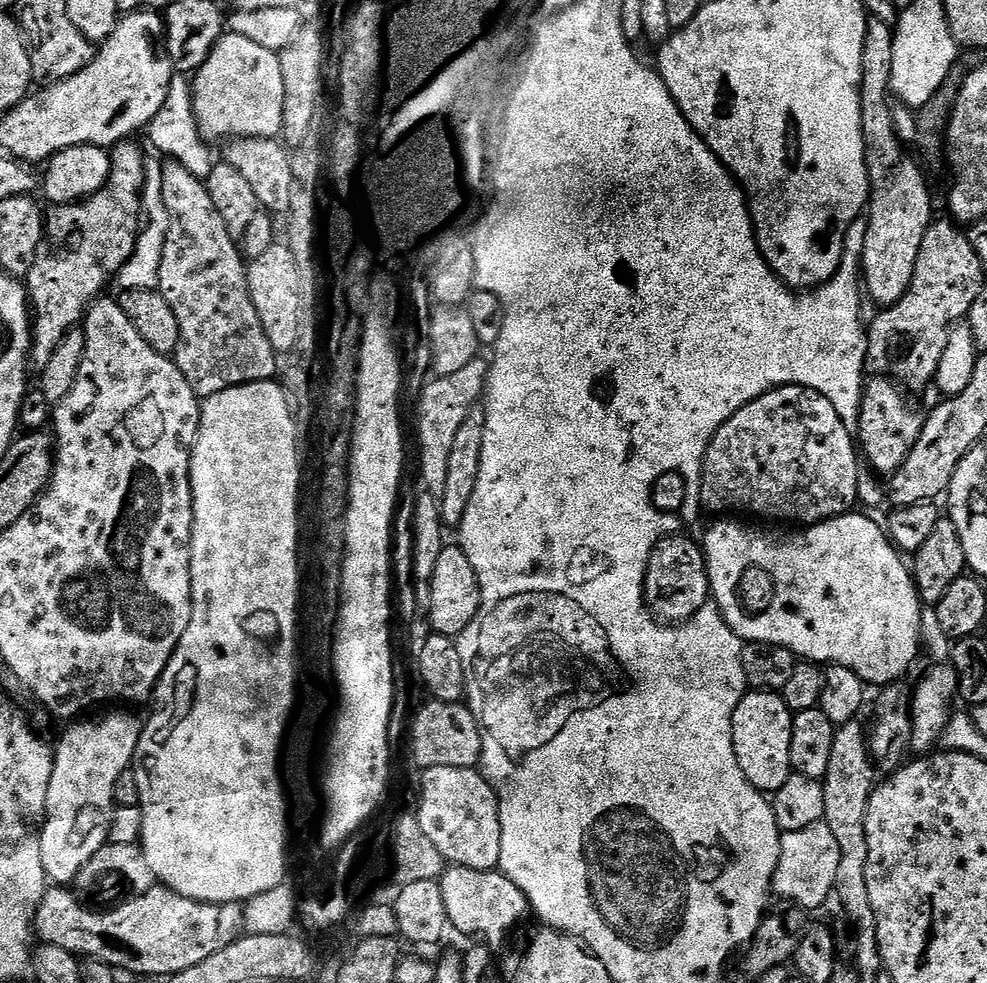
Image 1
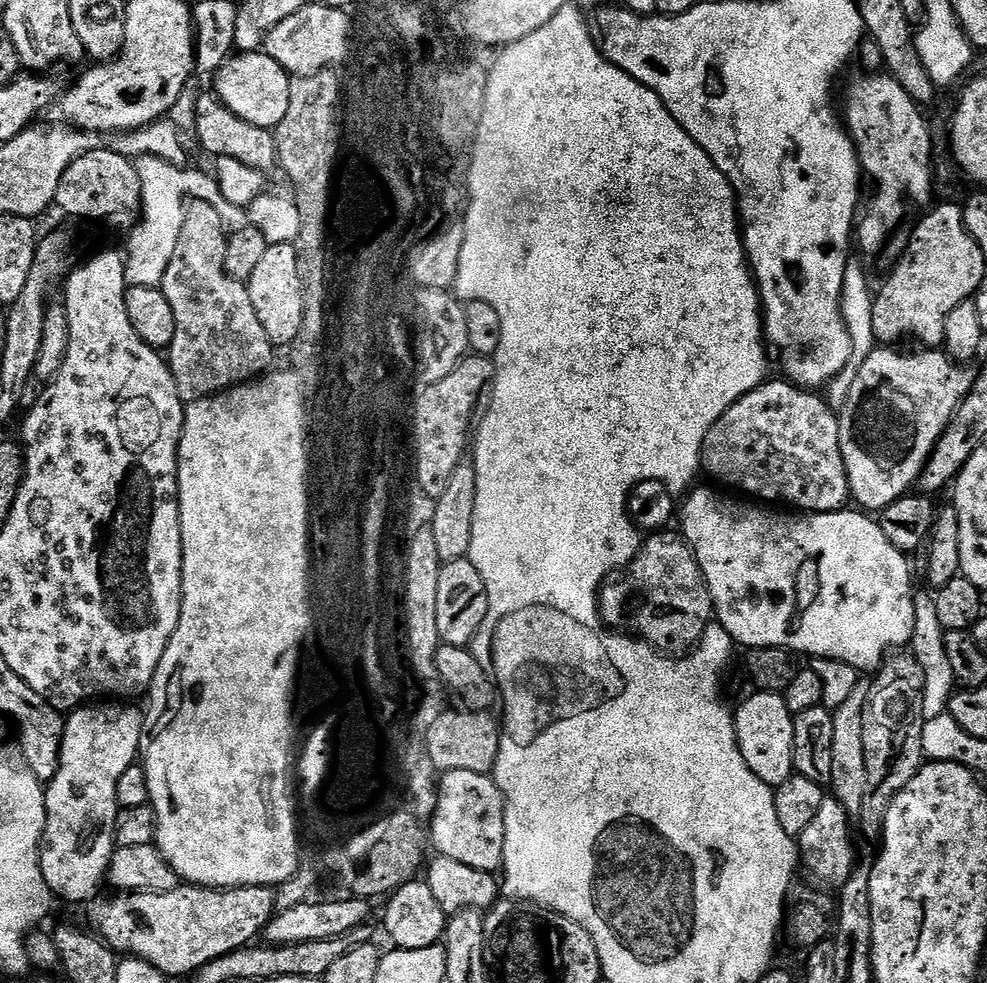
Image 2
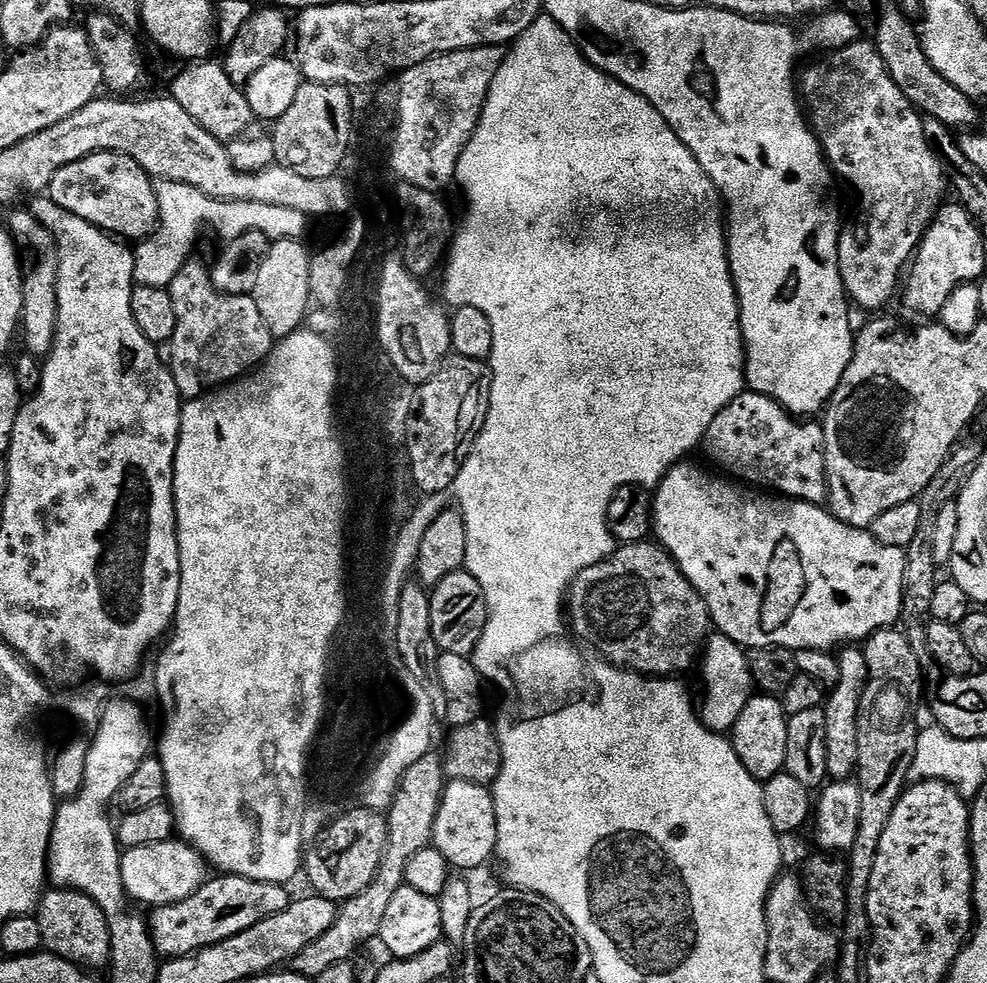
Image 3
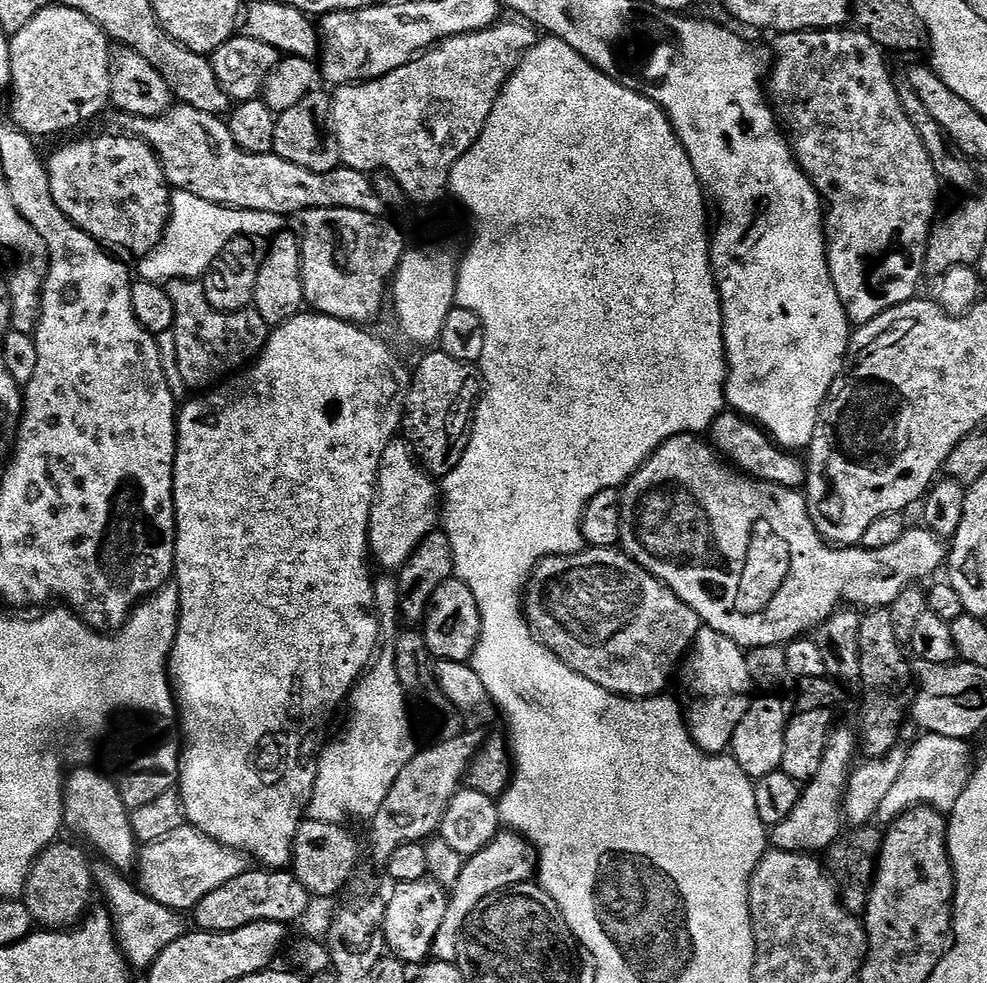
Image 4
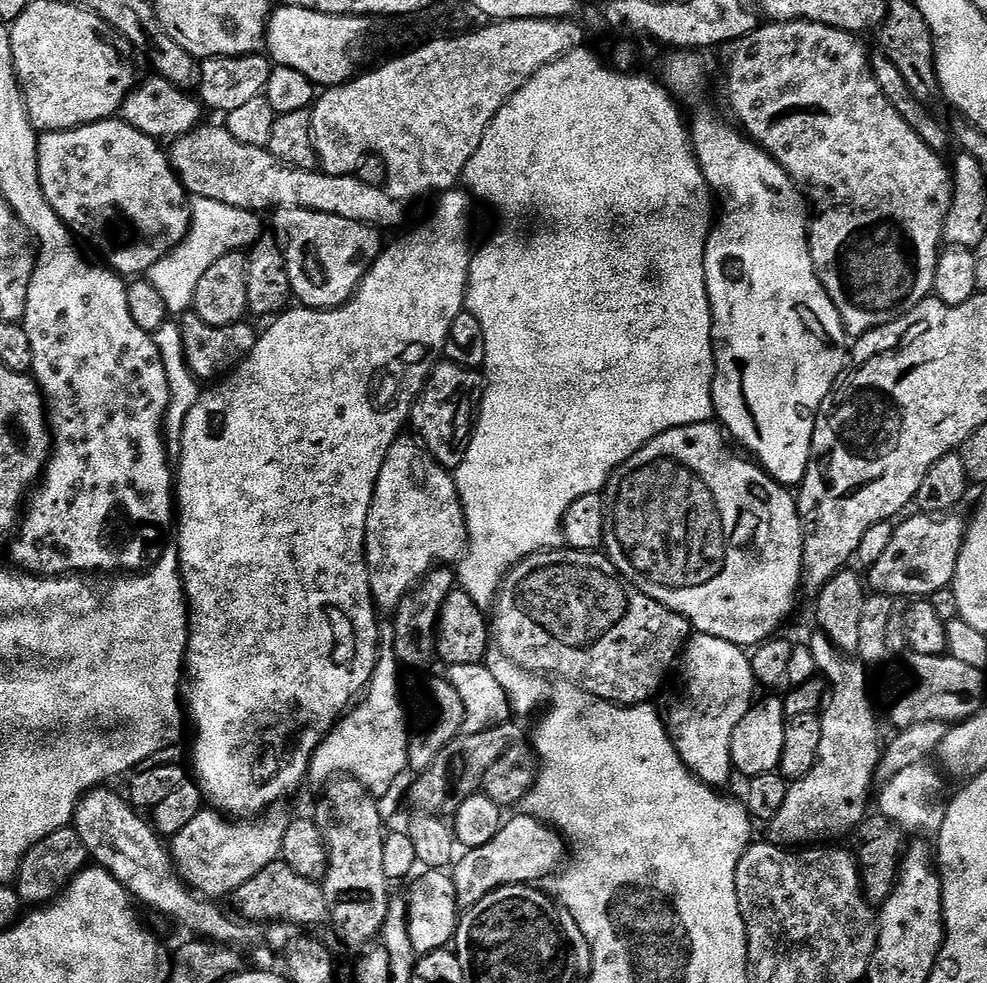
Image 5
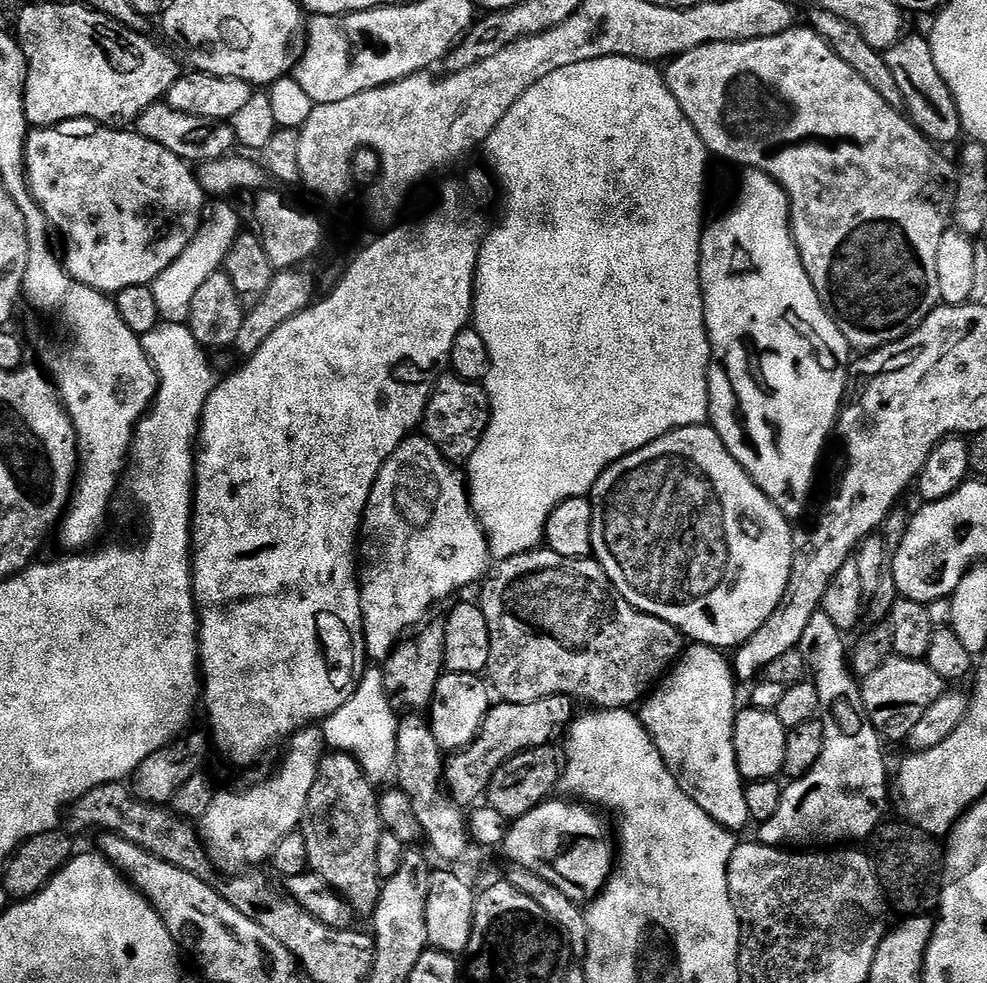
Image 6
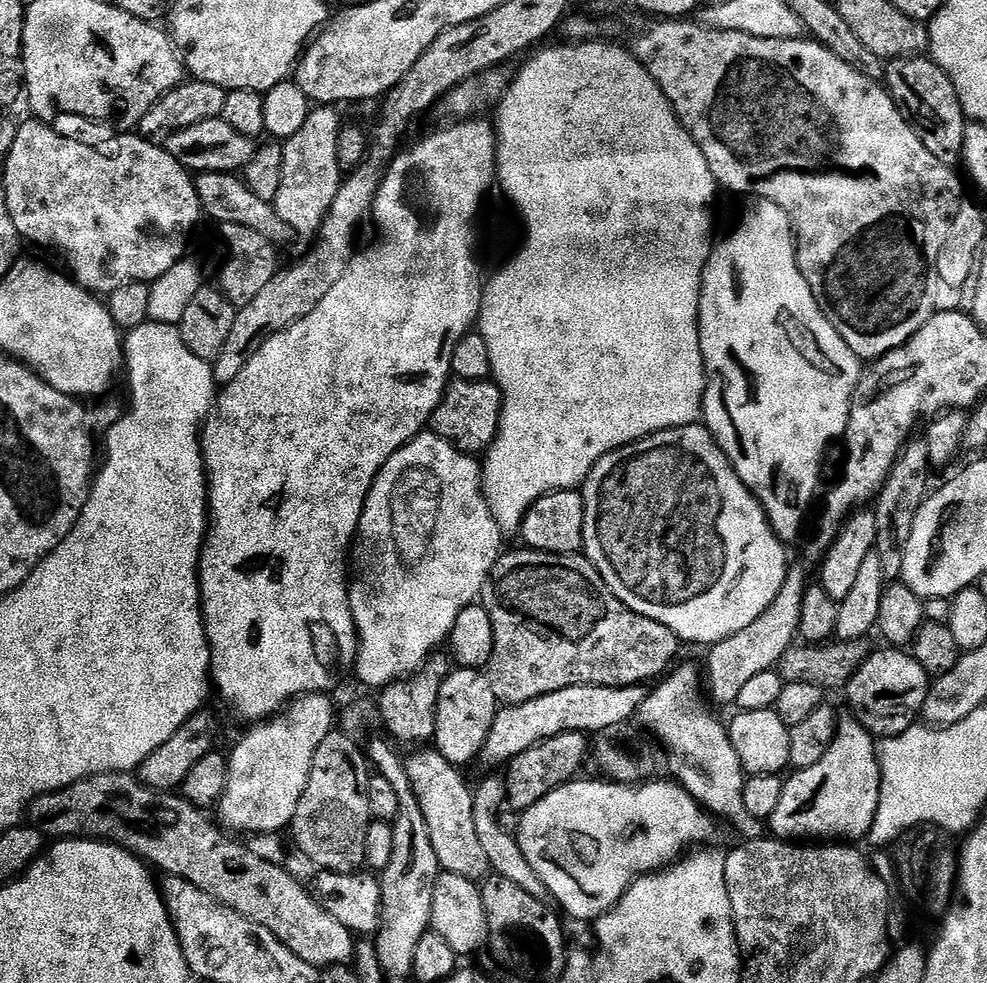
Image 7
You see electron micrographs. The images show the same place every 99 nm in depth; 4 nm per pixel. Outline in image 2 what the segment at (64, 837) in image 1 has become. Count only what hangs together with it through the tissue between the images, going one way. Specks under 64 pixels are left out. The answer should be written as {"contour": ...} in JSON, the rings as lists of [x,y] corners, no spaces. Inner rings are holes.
{"contour":[[[100,702],[95,706],[81,706],[71,713],[64,721],[64,742],[63,750],[60,756],[60,769],[58,774],[47,781],[44,789],[46,798],[46,830],[44,831],[44,840],[40,843],[40,865],[42,866],[42,878],[46,878],[46,886],[52,891],[53,897],[69,900],[70,903],[76,904],[79,900],[88,902],[97,895],[100,883],[105,883],[108,867],[112,861],[112,854],[116,851],[116,815],[120,812],[120,805],[116,802],[118,794],[118,778],[122,778],[122,773],[134,763],[137,763],[140,756],[140,739],[144,733],[145,713],[136,708],[119,708],[116,702]]]}

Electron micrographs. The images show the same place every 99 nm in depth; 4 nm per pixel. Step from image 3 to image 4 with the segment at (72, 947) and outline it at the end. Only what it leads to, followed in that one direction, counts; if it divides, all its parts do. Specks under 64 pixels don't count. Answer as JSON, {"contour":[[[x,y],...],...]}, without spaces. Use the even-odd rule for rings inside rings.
{"contour":[[[60,843],[49,844],[32,863],[22,897],[33,921],[44,930],[71,930],[77,927],[94,904],[94,868],[91,863],[88,865],[89,853],[79,843]]]}

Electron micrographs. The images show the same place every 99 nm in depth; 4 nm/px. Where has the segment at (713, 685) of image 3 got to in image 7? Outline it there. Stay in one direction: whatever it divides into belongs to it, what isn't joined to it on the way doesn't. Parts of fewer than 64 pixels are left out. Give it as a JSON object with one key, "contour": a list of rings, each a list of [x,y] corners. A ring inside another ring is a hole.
{"contour":[[[679,664],[655,685],[656,689],[653,687],[649,691],[646,702],[642,702],[636,711],[635,719],[660,739],[668,755],[671,779],[686,789],[705,812],[721,821],[729,820],[733,830],[744,840],[765,839],[765,821],[746,814],[746,806],[742,803],[746,773],[738,762],[738,754],[734,754],[727,727],[723,723],[720,725],[719,718],[711,712],[713,709],[702,695],[701,669],[692,664]]]}

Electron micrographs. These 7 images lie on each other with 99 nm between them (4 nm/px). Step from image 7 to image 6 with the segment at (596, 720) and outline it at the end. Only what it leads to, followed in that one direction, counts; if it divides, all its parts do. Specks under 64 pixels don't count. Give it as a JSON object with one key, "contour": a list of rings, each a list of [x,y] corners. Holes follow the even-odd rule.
{"contour":[[[547,696],[538,702],[506,704],[496,702],[491,705],[470,746],[451,753],[443,761],[443,787],[452,803],[472,806],[485,799],[490,778],[514,754],[537,748],[555,741],[555,736],[565,731],[574,719],[574,701],[570,696]]]}

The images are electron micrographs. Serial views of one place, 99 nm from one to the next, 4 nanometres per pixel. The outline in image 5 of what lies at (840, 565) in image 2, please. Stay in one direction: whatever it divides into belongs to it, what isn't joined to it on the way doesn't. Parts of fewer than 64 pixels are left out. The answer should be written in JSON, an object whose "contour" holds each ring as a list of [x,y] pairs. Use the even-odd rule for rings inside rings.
{"contour":[[[719,423],[691,424],[666,430],[641,452],[634,454],[634,458],[627,462],[624,481],[616,492],[616,520],[607,521],[603,547],[616,571],[631,587],[686,618],[696,632],[705,632],[714,638],[726,638],[726,642],[741,646],[760,646],[775,637],[772,635],[783,626],[784,619],[791,614],[796,604],[796,591],[801,591],[804,578],[804,529],[800,522],[800,512],[796,509],[796,496],[788,493],[791,491],[785,485],[777,484],[759,464],[748,458],[739,460],[724,445],[724,440],[726,436]],[[956,514],[944,519],[915,515],[905,524],[895,525],[890,546],[886,546],[886,554],[882,554],[882,558],[871,565],[872,584],[876,587],[873,589],[877,593],[893,598],[930,598],[935,592],[943,592],[951,585],[964,541],[965,521],[960,521]]]}

